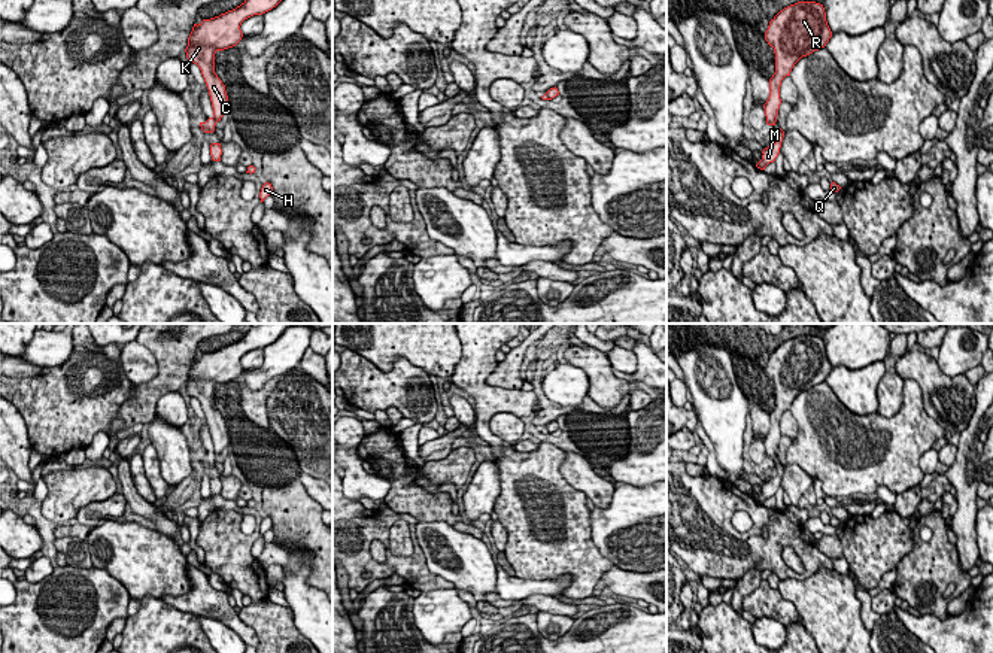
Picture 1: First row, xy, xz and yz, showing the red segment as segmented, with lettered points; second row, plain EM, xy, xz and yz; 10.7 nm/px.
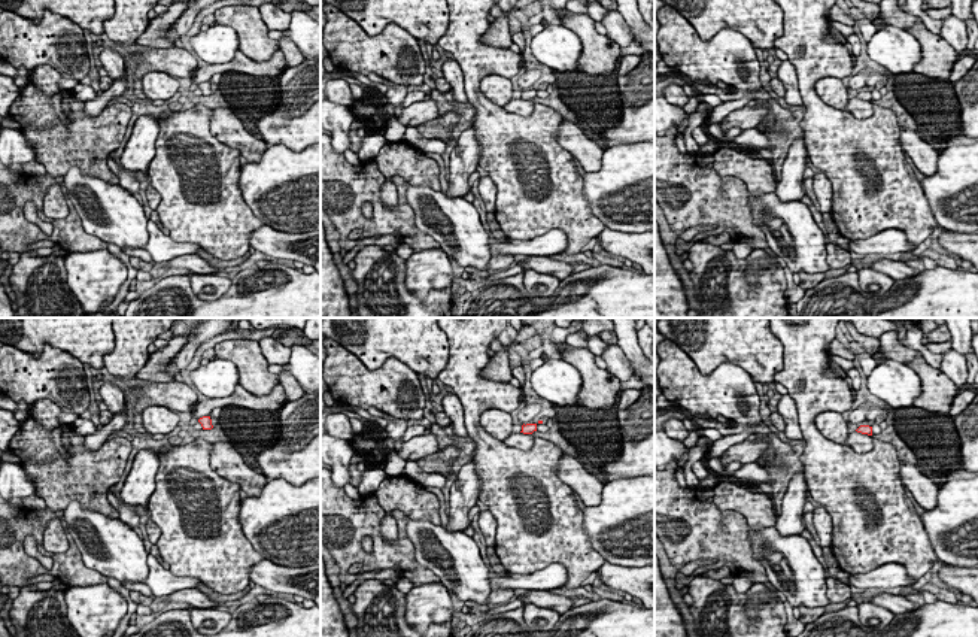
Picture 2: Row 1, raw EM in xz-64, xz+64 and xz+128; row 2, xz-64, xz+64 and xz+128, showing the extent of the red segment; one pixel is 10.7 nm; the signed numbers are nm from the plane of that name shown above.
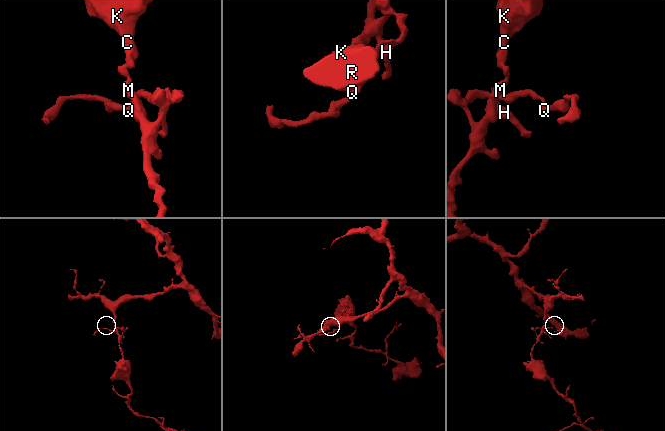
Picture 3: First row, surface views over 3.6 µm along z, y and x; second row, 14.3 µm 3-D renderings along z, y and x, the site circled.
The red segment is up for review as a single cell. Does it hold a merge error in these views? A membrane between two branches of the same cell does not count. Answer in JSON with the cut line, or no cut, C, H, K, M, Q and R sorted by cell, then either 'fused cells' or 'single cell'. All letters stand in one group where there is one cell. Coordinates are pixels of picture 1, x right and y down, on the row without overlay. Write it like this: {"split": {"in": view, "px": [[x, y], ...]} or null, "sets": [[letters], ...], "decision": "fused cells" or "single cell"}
{"split": {"in": "xy", "px": [[212, 452], [216, 455]]}, "sets": [["C", "K", "R"], ["H", "M", "Q"]], "decision": "fused cells"}

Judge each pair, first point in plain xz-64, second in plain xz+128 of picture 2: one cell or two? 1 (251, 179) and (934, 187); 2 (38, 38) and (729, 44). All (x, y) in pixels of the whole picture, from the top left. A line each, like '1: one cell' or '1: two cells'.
1: one cell
2: one cell

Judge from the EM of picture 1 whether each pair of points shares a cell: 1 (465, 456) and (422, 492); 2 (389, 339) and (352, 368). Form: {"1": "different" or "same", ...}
{"1": "same", "2": "different"}

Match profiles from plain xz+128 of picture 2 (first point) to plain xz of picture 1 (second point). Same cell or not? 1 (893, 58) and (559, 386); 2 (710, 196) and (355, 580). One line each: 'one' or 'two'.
1: one
2: one

